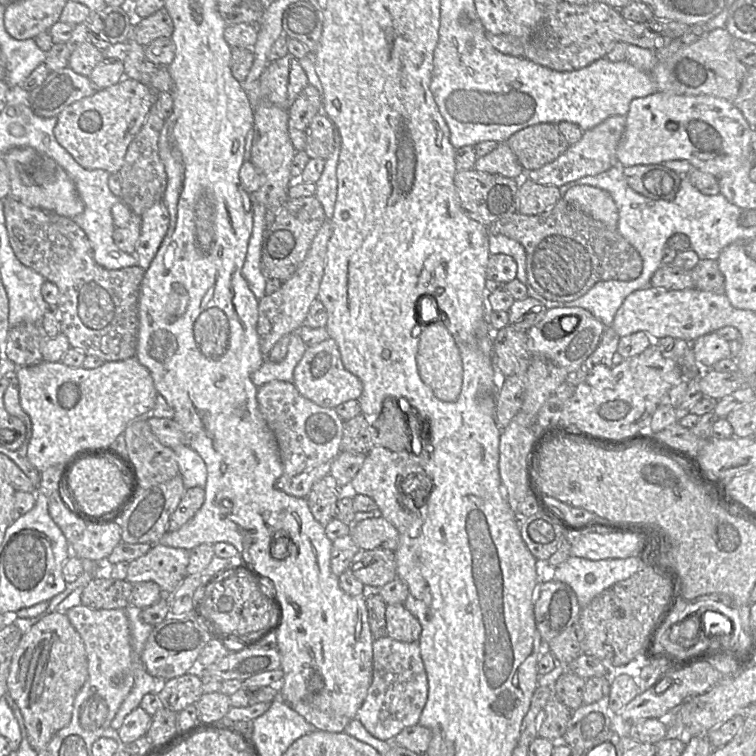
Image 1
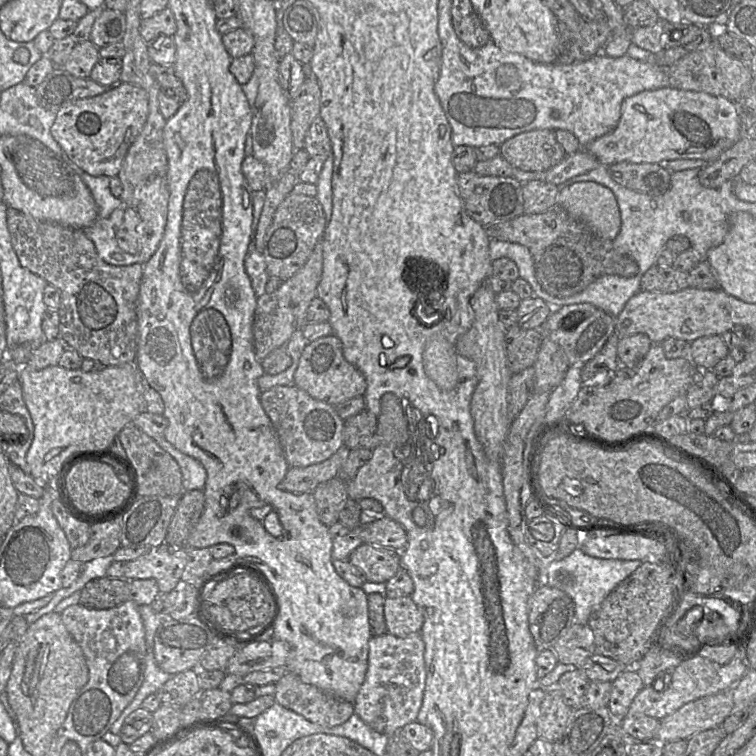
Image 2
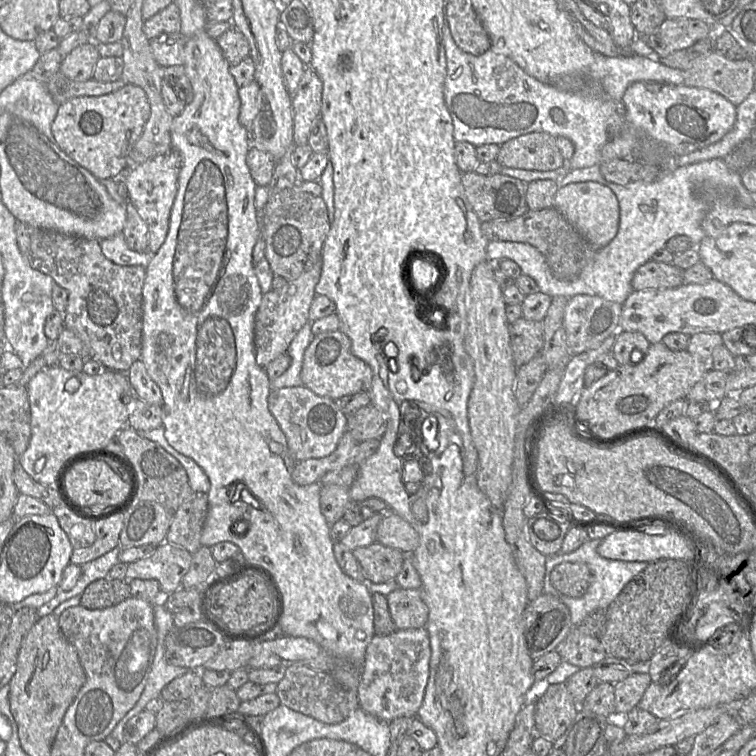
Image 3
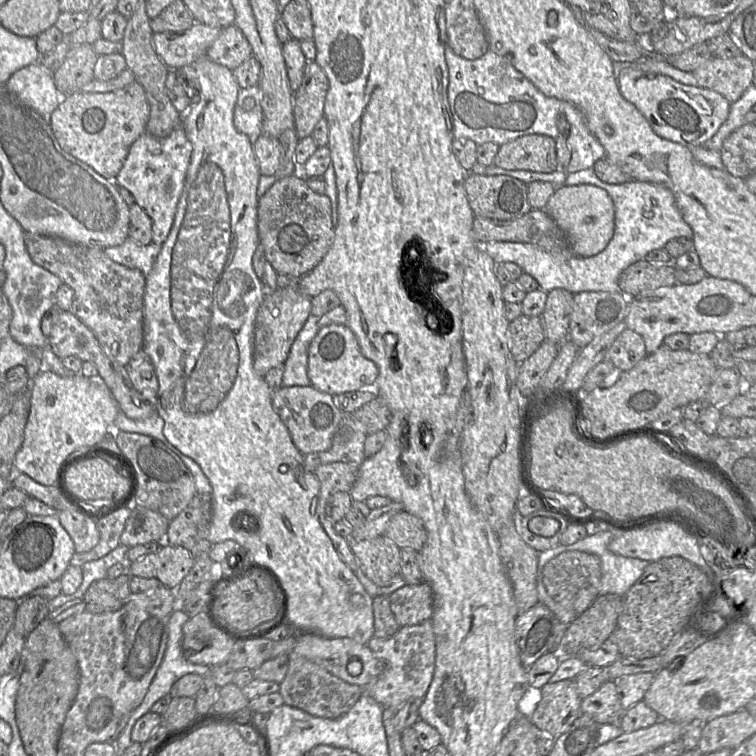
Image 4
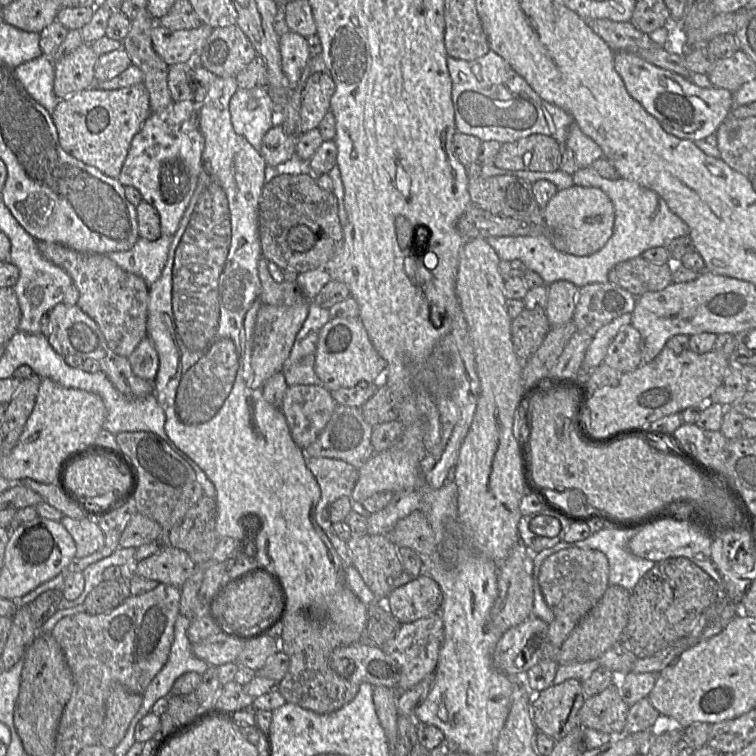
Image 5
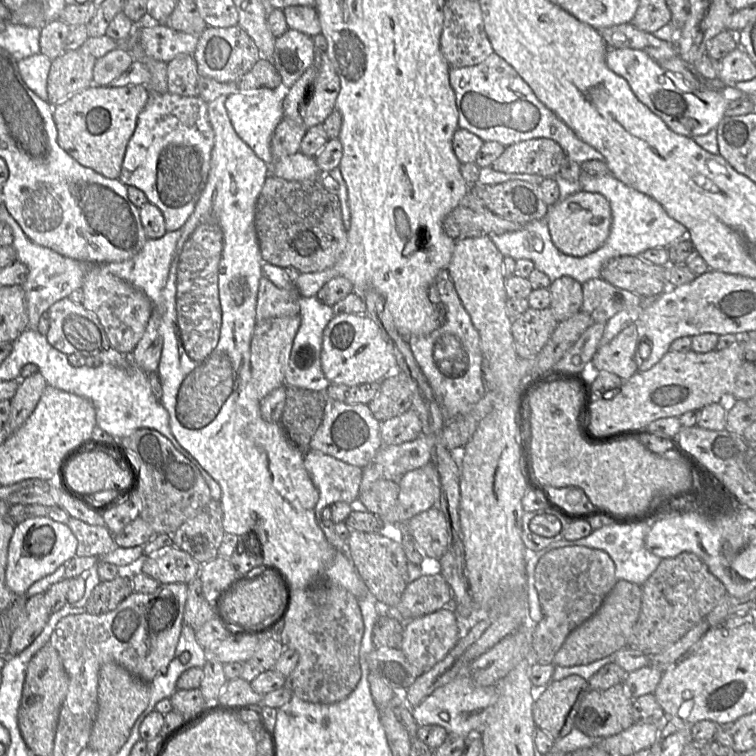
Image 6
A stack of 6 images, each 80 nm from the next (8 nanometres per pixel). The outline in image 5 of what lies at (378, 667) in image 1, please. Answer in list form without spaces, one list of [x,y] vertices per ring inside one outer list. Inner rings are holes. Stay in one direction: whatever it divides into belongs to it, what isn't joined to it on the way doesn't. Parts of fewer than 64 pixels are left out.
[[[435,613],[414,622],[401,624],[395,637],[380,646],[399,666],[400,678],[396,688],[399,693],[409,690],[435,671],[443,641],[444,624],[441,616]]]

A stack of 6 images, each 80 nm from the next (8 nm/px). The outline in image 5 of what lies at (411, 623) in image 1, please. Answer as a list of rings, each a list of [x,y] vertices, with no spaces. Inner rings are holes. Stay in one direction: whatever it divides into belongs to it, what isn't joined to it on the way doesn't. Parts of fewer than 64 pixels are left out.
[[[427,574],[395,588],[386,598],[386,606],[401,624],[437,613],[442,602],[439,584]]]

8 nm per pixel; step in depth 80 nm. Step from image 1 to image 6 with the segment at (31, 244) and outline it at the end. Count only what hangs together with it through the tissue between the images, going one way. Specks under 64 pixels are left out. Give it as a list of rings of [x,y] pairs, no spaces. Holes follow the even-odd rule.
[[[103,265],[86,266],[82,306],[97,316],[110,345],[119,353],[130,355],[141,340],[155,305],[140,289],[111,274]]]

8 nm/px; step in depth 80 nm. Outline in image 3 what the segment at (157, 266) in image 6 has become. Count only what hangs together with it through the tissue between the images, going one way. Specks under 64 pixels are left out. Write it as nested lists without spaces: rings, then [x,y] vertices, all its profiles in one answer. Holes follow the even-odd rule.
[[[122,233],[99,241],[103,255],[111,262],[122,266],[146,267],[155,253],[149,251],[136,252],[131,250]]]

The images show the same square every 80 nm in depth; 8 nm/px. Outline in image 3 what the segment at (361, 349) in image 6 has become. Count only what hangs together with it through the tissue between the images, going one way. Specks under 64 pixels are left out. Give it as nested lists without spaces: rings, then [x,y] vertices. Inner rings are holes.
[[[340,329],[321,333],[306,348],[300,373],[303,386],[320,397],[337,400],[359,392],[369,392],[373,373],[370,366],[351,352],[351,341]]]

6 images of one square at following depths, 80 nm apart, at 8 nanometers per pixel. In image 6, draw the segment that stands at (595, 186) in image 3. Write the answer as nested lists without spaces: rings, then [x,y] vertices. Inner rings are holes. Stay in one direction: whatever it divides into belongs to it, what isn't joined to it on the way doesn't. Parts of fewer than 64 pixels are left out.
[[[580,190],[551,206],[545,219],[557,249],[570,256],[583,257],[600,248],[607,240],[612,213],[608,200],[602,194]]]

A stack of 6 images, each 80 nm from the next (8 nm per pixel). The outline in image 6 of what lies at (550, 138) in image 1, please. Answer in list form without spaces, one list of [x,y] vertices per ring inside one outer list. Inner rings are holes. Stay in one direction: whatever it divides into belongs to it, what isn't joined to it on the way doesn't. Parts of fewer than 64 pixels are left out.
[[[548,138],[530,139],[505,147],[491,167],[503,173],[523,173],[552,178],[559,175],[566,154]]]

